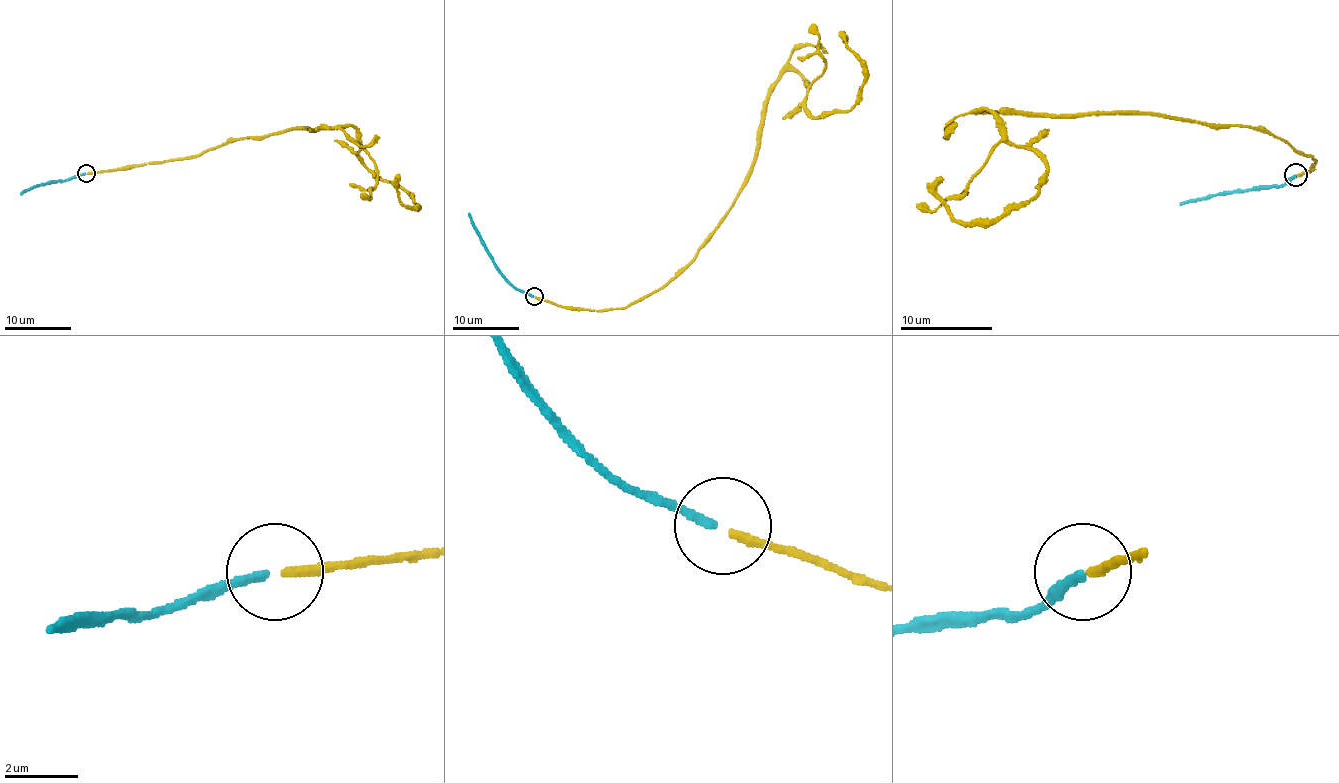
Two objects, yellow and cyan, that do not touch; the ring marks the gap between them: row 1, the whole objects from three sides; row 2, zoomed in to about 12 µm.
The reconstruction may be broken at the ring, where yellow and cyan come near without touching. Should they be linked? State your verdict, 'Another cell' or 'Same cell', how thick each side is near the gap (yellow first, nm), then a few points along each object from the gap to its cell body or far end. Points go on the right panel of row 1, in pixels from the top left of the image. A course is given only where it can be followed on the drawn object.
Same cell. Thickness 240 nm (yellow) against 220 nm. Course of yellow: (1295, 174), (1314, 158), (1256, 128), (983, 110), (1045, 165), (1038, 190), (960, 223), (941, 177). Course of cyan: (1295, 174), (1288, 181), (1229, 190), (1180, 204)

